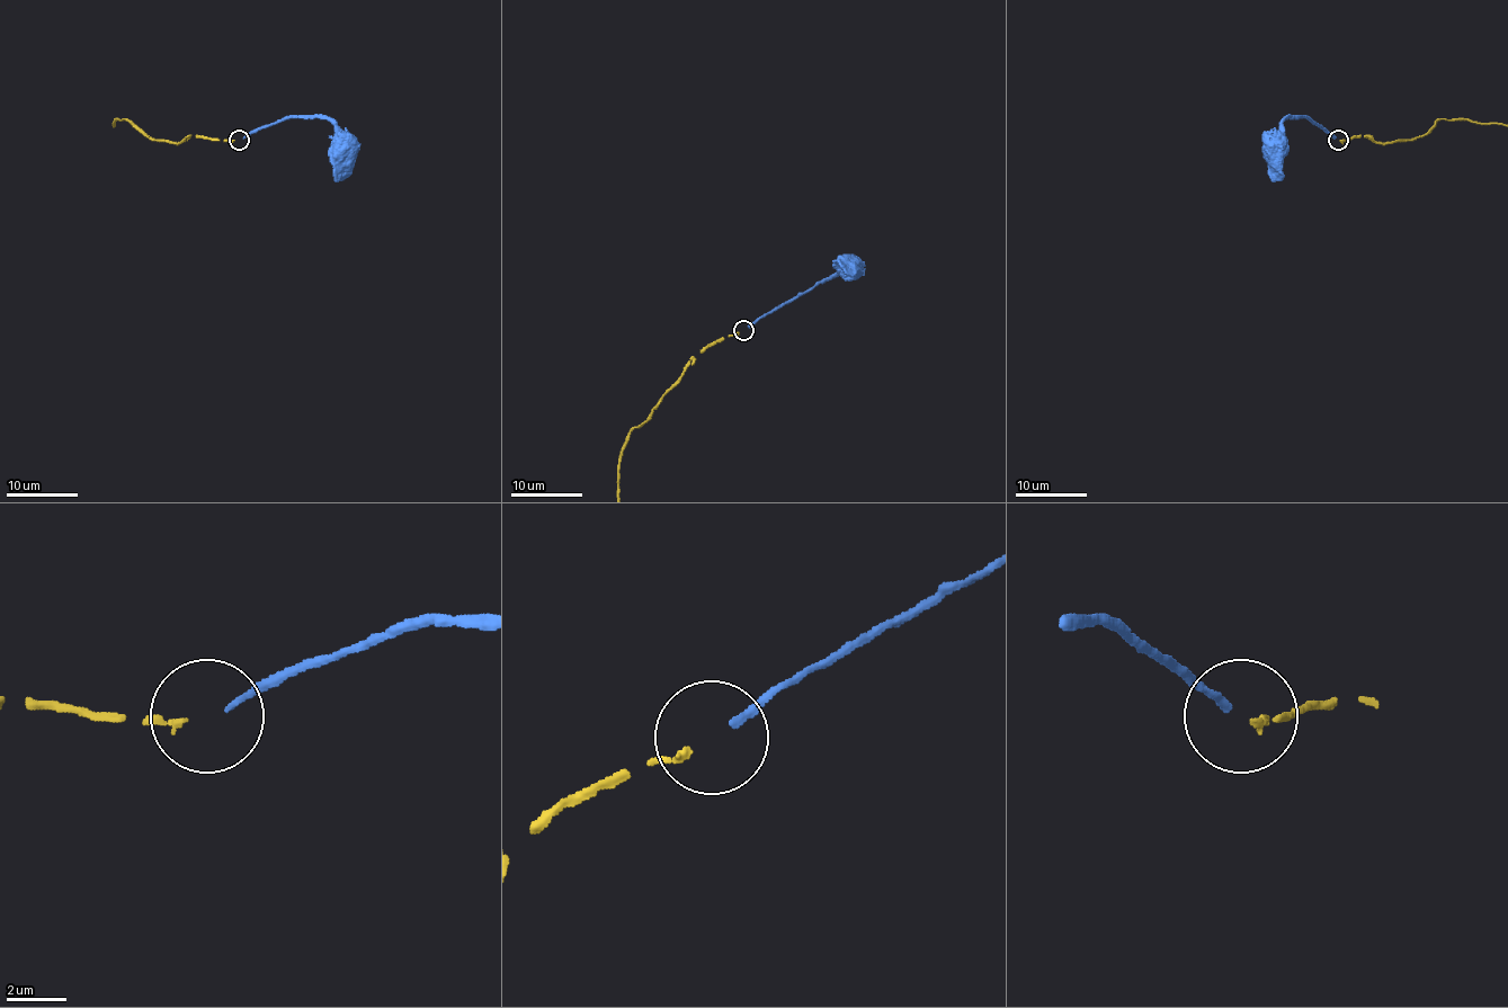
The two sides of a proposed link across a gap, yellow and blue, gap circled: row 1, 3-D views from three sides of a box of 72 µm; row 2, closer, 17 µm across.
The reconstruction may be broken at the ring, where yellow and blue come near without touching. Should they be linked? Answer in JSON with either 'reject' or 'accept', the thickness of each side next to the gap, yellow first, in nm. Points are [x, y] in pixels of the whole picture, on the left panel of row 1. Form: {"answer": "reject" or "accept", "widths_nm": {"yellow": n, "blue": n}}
{"answer": "accept", "widths_nm": {"yellow": 200, "blue": 240}}

